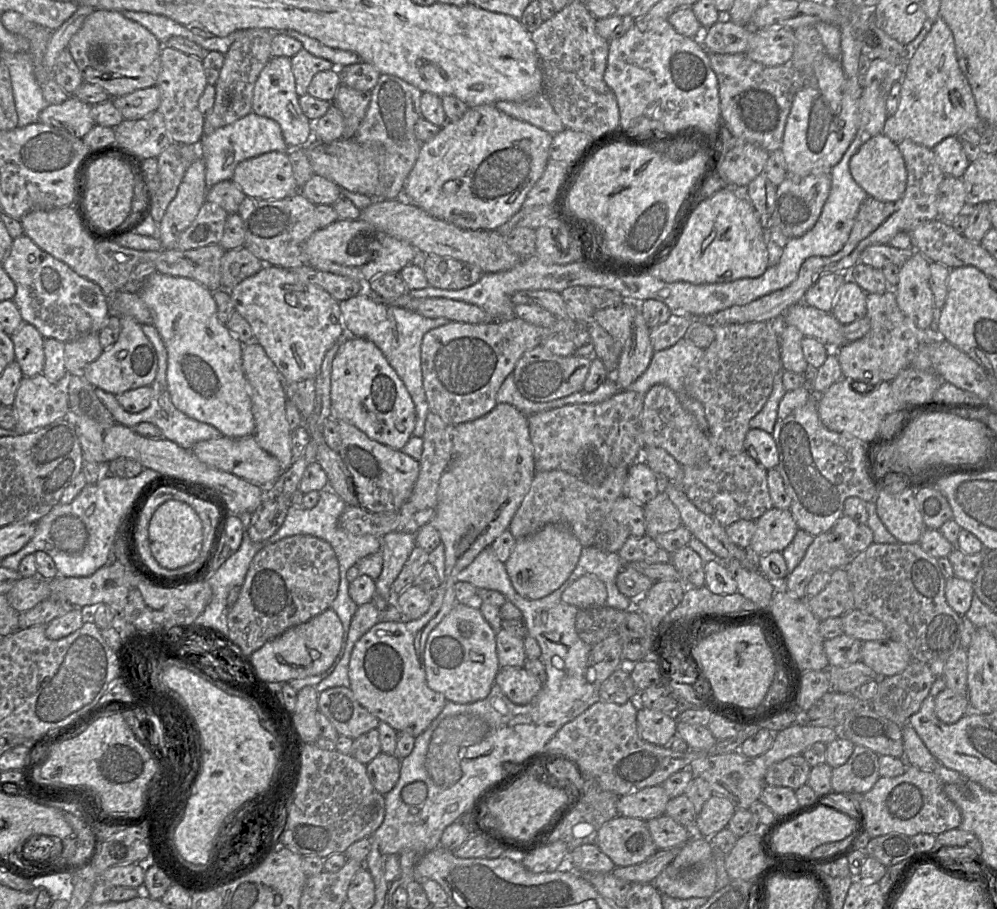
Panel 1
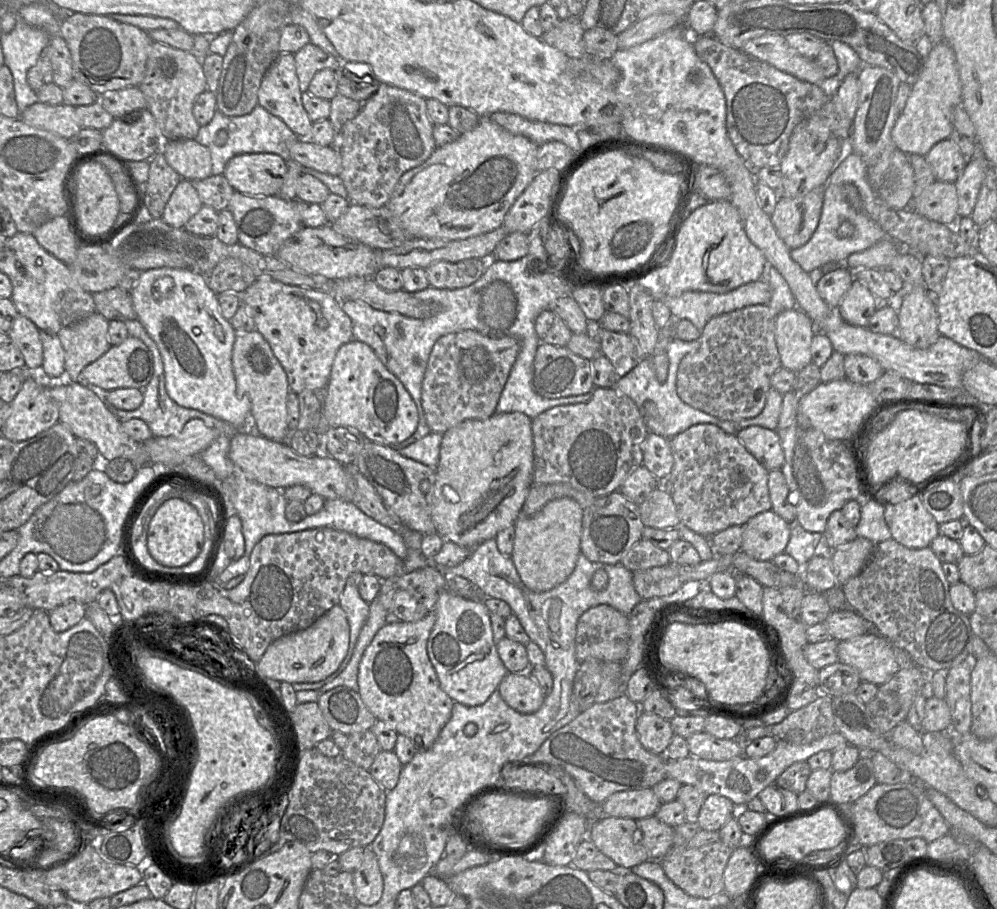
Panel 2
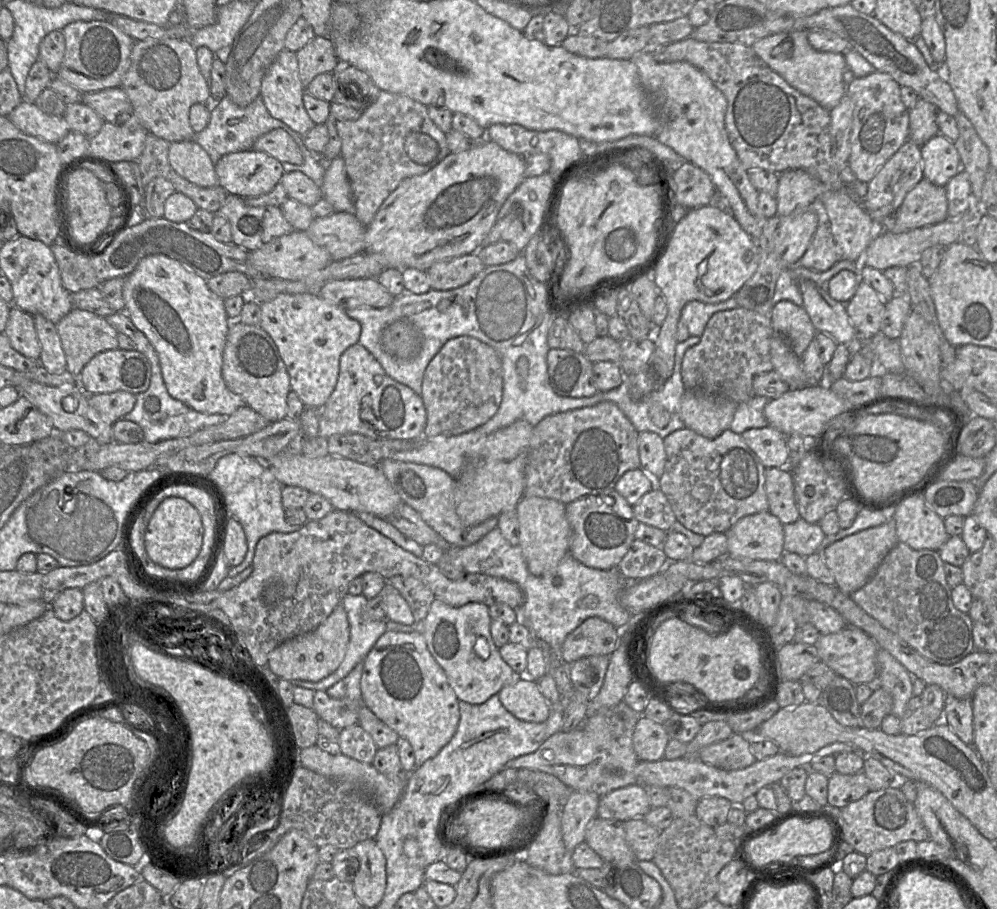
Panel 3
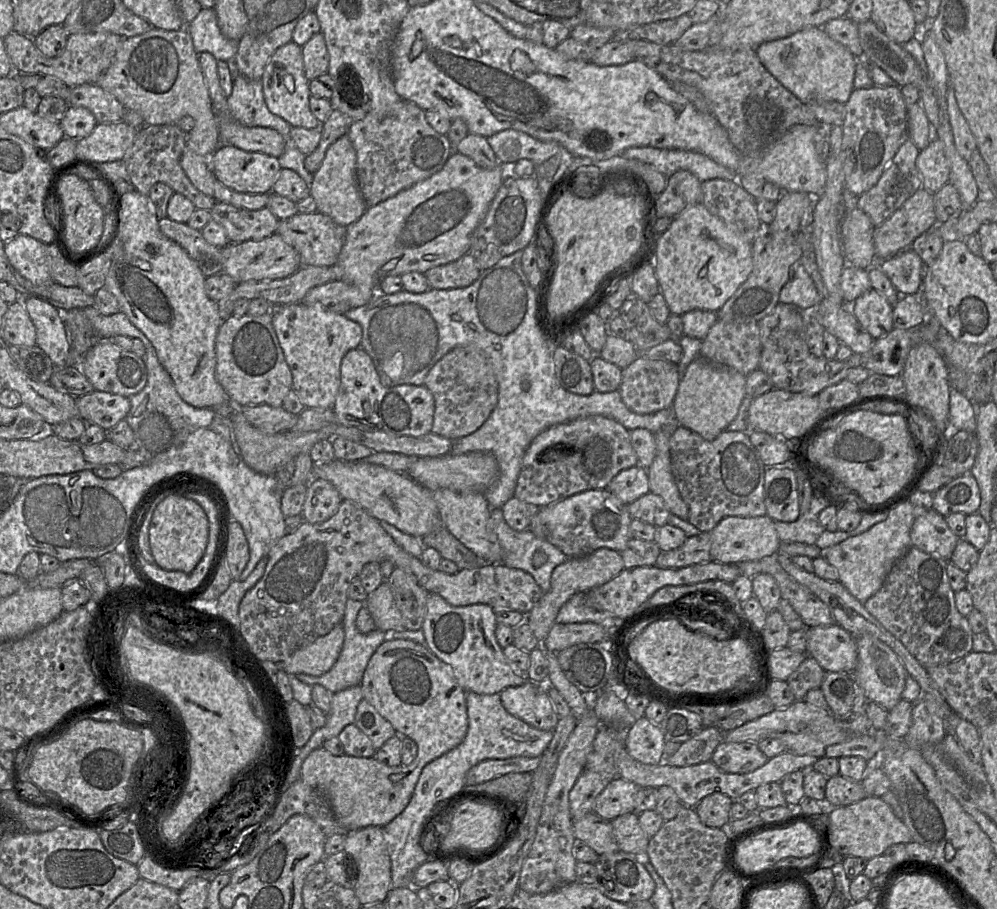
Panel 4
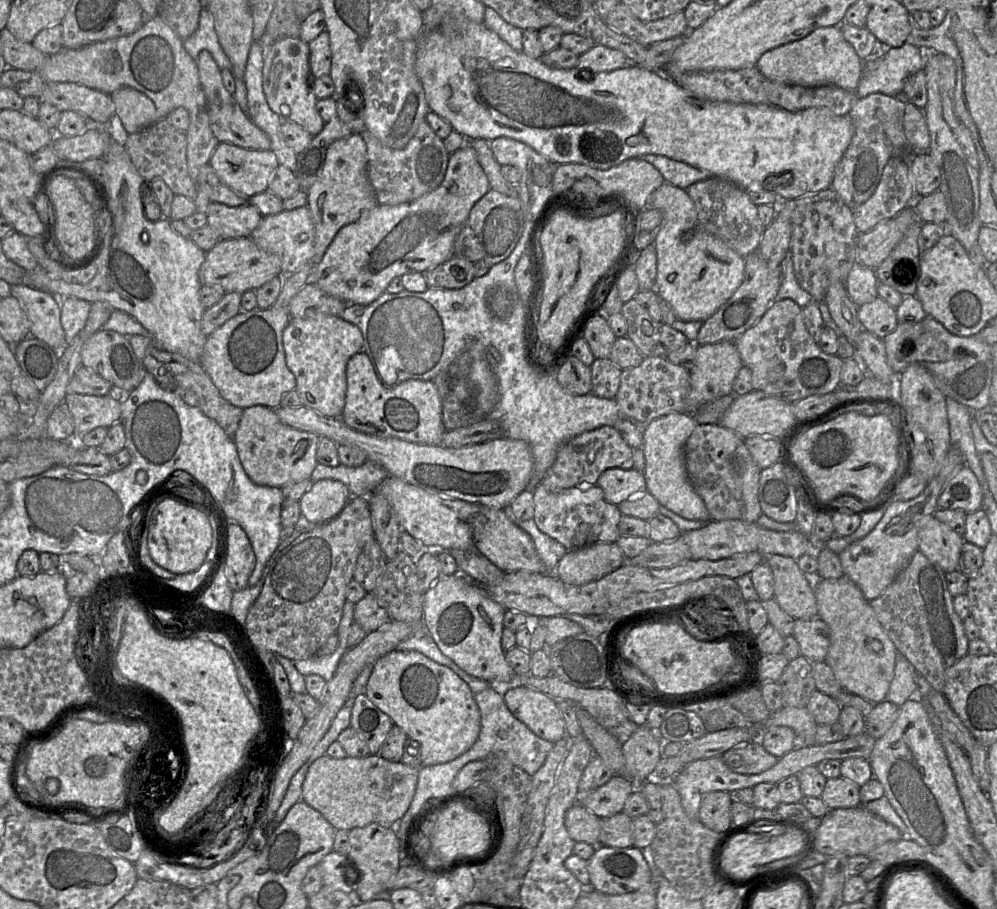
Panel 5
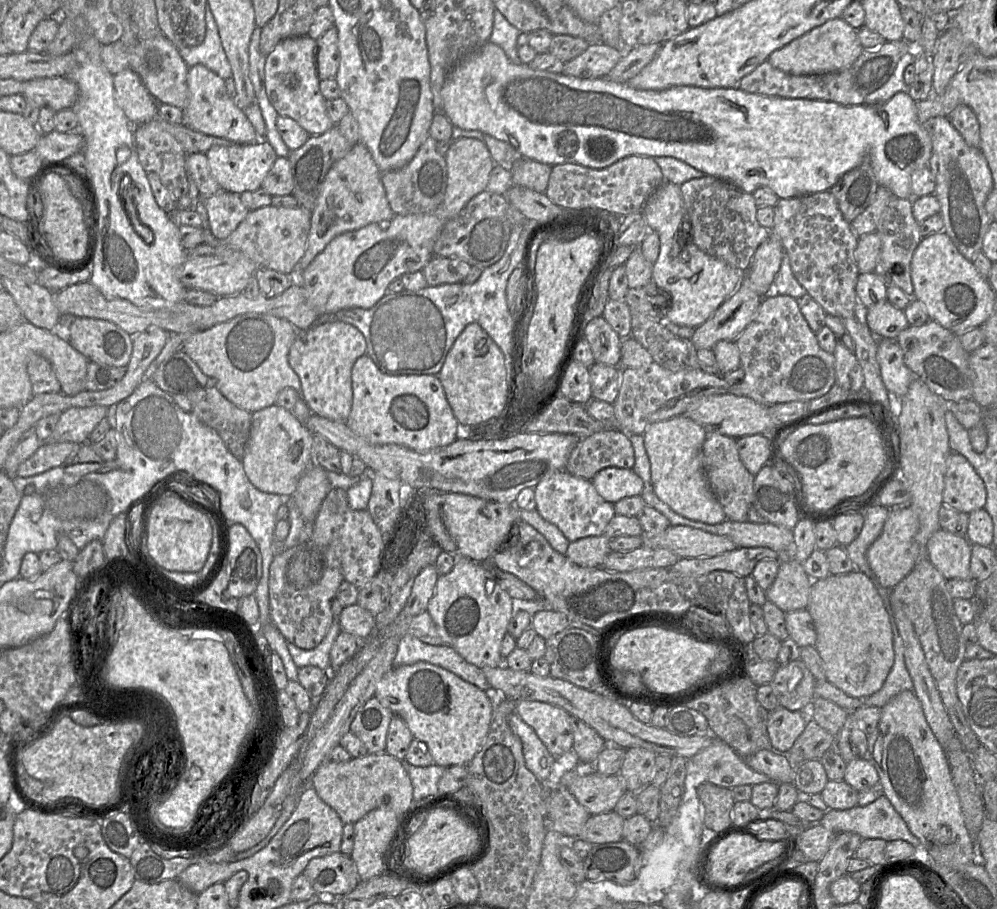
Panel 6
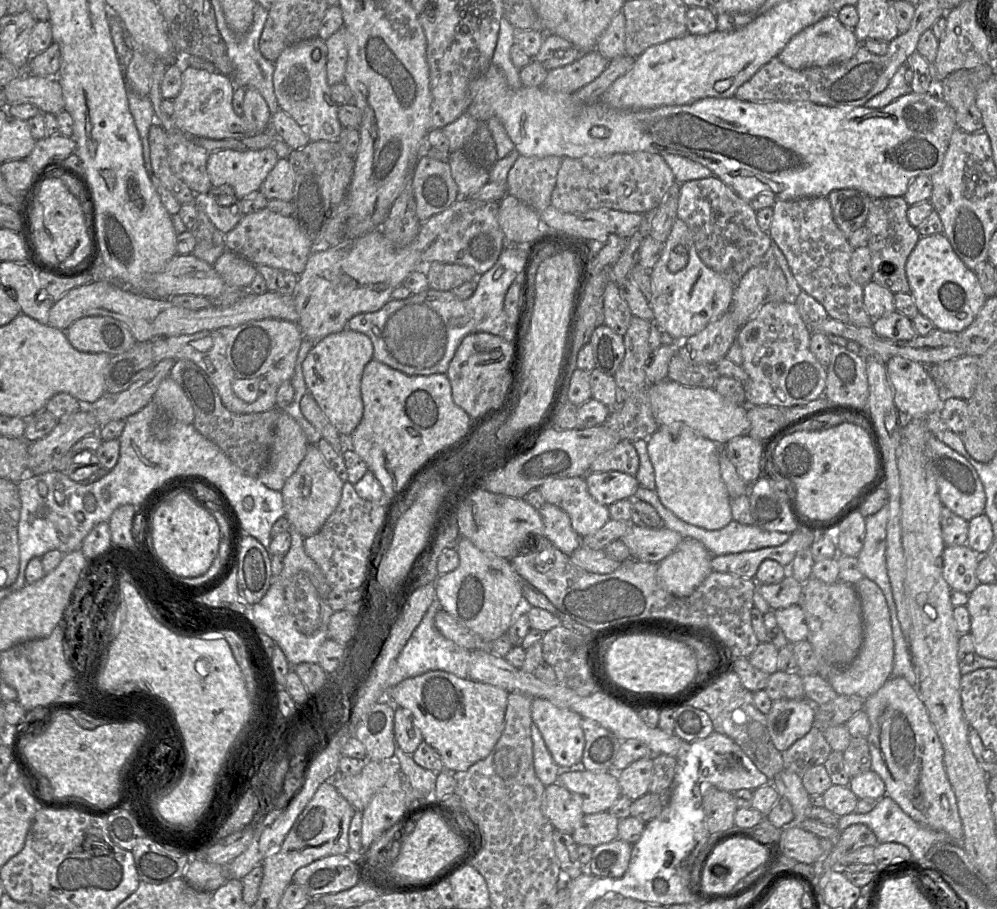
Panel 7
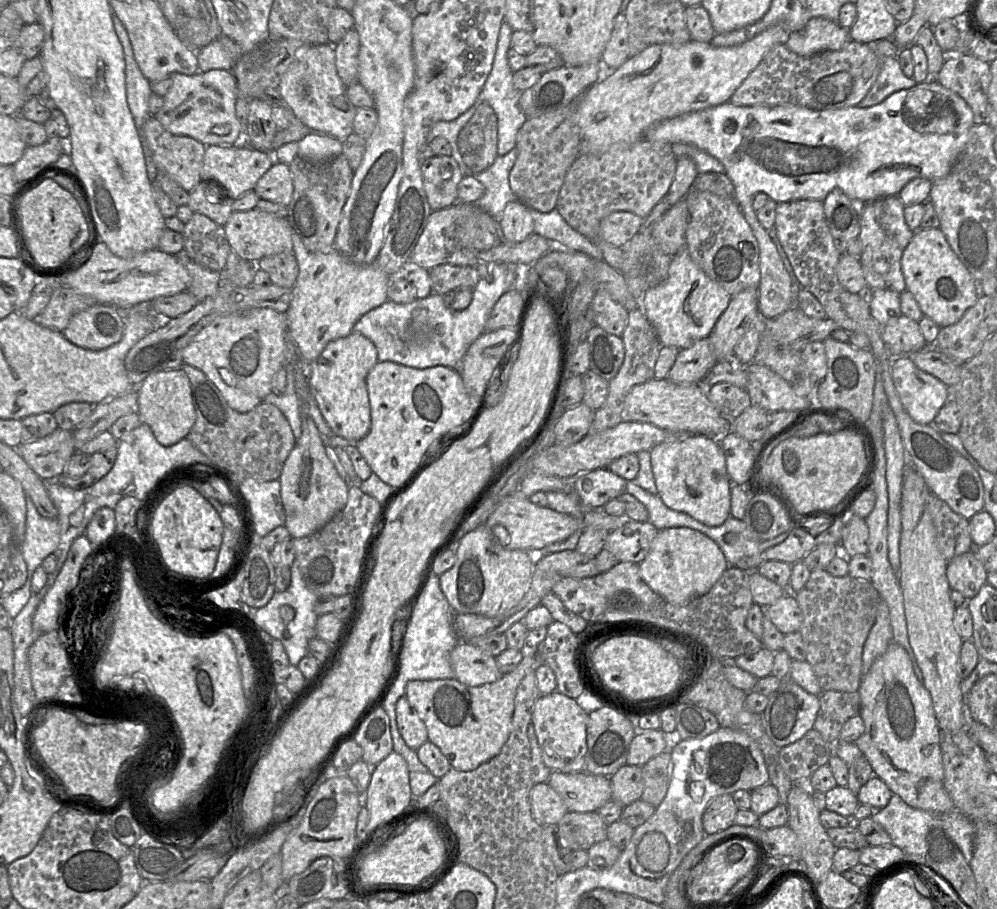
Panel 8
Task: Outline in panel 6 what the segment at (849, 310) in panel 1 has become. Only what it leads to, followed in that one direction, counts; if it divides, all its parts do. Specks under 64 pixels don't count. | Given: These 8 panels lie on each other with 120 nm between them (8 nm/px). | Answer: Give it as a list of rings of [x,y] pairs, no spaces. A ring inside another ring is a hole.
[[[889,301],[879,302],[869,307],[865,322],[875,337],[896,340],[899,333],[909,326],[903,310]]]

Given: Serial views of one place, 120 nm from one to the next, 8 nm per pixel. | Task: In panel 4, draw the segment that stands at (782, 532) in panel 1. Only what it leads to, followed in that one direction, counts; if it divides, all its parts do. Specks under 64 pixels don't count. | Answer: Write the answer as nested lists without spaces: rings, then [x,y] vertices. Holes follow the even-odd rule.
[[[769,516],[723,518],[709,533],[711,536],[711,560],[723,564],[738,564],[759,560],[778,553],[780,539],[774,520]]]

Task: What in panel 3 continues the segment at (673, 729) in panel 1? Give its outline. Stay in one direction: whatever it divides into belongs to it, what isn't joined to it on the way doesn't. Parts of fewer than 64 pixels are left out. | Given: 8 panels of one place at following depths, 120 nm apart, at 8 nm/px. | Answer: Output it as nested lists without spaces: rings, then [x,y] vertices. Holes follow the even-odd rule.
[[[640,715],[633,733],[633,748],[639,761],[663,759],[669,740],[670,737],[663,723],[654,721],[645,715]]]

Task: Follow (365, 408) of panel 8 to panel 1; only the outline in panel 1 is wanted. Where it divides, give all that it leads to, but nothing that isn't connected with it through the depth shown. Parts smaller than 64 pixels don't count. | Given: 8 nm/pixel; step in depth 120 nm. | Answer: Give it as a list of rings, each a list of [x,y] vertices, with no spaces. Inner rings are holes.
[[[265,264],[256,274],[229,290],[229,293],[235,311],[250,324],[254,340],[263,347],[287,384],[316,378],[326,352],[345,332],[339,302],[323,288],[304,283],[289,269]]]

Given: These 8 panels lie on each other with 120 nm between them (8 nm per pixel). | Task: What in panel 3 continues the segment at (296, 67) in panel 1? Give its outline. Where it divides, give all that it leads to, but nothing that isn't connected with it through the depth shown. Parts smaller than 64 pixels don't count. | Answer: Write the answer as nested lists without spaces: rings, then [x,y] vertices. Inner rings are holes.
[[[315,36],[296,52],[296,56],[299,77],[305,89],[317,75],[334,73],[343,65],[336,56],[330,37]]]

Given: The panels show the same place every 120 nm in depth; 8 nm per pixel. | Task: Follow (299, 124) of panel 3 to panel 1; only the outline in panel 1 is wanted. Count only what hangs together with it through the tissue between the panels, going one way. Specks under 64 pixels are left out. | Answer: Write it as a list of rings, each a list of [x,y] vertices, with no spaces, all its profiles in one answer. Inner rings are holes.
[[[280,56],[269,60],[256,80],[252,99],[252,112],[273,119],[280,125],[289,150],[304,147],[313,137],[313,122],[300,107],[290,59]]]

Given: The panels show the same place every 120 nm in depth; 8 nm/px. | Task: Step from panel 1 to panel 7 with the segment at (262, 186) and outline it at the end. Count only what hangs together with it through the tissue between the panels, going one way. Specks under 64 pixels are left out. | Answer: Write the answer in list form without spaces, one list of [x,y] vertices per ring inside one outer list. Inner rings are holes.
[[[273,147],[250,151],[223,149],[209,153],[206,169],[213,187],[230,186],[241,199],[260,190],[278,160]]]

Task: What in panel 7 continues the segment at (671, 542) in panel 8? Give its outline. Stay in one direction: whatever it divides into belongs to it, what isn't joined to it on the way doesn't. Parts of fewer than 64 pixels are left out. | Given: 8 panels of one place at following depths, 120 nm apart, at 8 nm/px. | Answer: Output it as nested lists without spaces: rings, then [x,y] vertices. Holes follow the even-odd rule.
[[[684,537],[678,547],[658,563],[658,579],[671,594],[689,596],[713,572],[712,557],[700,541]]]

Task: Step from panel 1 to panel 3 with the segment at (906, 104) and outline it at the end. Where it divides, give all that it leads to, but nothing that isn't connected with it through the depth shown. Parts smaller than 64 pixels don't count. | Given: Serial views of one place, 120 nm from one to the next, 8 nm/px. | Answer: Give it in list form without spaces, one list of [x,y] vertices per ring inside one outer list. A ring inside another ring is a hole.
[[[919,98],[909,110],[909,140],[922,146],[939,133],[936,123],[938,109],[932,103]]]

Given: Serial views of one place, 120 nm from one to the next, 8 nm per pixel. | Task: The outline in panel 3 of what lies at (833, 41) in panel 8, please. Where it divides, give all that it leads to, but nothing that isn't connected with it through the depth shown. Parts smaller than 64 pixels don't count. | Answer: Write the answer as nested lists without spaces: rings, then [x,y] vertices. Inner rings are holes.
[[[807,31],[778,33],[757,40],[752,46],[754,53],[790,86],[810,97],[827,110],[836,107],[846,94],[843,74],[846,62],[842,53],[820,52],[811,47]]]

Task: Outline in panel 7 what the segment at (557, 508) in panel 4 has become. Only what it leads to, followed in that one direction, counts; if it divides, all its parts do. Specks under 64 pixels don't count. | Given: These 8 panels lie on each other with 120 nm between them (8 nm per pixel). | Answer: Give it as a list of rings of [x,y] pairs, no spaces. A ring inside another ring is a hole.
[[[575,476],[553,479],[539,486],[538,490],[545,502],[561,508],[568,514],[572,528],[580,538],[594,534],[610,520],[608,506],[598,503],[591,496],[585,477]]]

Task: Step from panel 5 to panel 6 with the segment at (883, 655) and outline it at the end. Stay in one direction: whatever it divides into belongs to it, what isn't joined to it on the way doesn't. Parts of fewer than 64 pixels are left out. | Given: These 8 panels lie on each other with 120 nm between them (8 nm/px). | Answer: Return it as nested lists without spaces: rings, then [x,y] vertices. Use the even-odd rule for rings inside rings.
[[[854,570],[813,580],[806,609],[815,625],[815,648],[824,663],[827,681],[851,697],[867,698],[878,692],[894,664],[893,631],[871,579]]]

